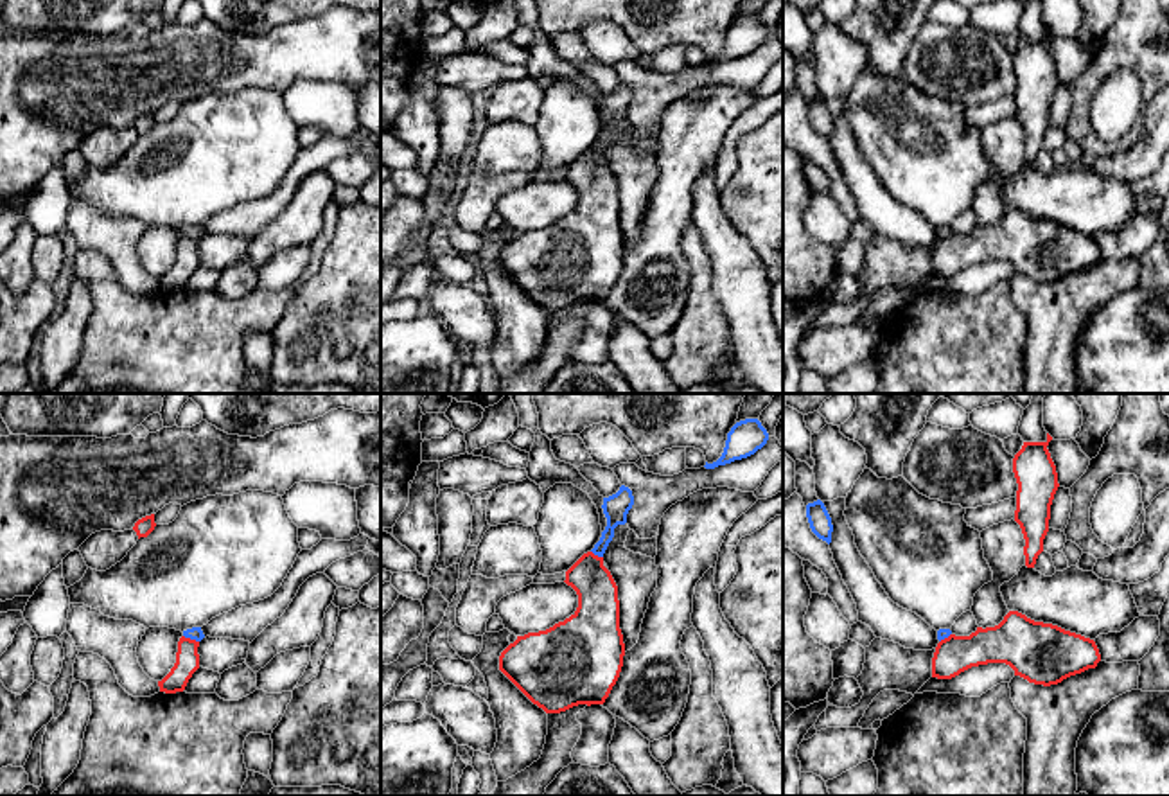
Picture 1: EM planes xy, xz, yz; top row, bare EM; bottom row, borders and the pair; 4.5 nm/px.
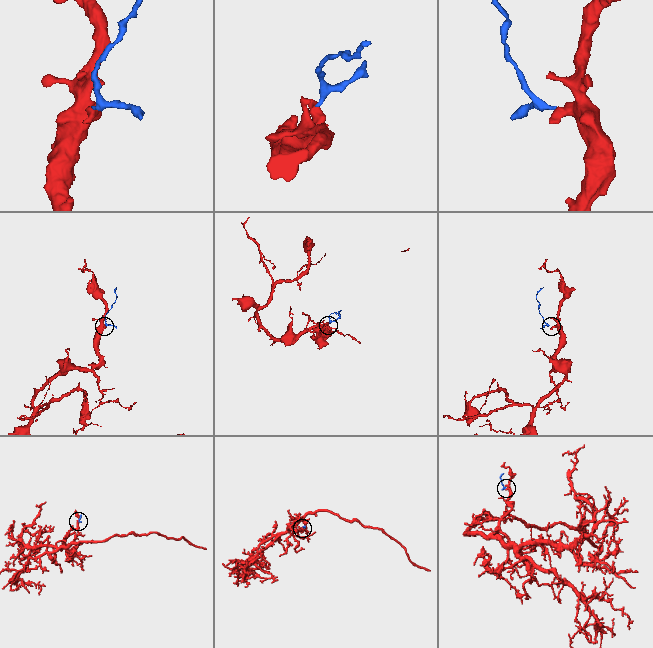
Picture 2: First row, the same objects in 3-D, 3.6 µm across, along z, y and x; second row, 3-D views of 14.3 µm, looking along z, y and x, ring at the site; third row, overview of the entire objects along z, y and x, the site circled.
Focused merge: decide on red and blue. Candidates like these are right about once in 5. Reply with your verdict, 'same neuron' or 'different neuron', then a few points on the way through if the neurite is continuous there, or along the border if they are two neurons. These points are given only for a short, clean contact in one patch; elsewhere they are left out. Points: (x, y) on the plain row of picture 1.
different neuron | along xy (184, 232), (198, 239)

